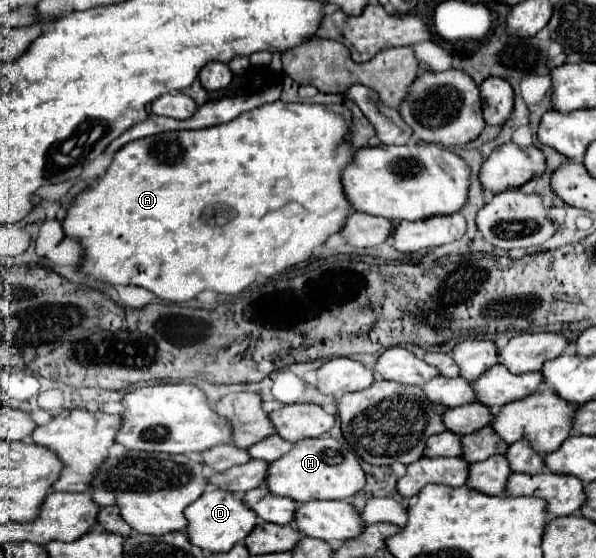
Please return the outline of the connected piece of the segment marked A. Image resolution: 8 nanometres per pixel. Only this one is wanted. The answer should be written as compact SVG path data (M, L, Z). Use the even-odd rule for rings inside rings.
M277 100L271 104L263 104L251 112L243 112L241 116L237 116L227 124L201 128L201 130L163 132L157 136L129 142L113 156L113 162L105 172L105 176L99 178L91 188L87 188L75 198L73 206L69 208L63 220L63 230L67 236L77 236L79 242L83 244L85 250L83 272L105 284L143 286L167 302L187 302L197 298L197 294L203 290L211 290L217 294L239 294L249 284L253 284L259 276L271 278L289 266L309 260L317 246L321 246L331 234L341 232L347 216L351 214L351 204L345 198L341 174L355 156L351 148L347 148L345 144L345 154L341 158L341 140L345 142L347 134L349 134L349 124L345 122L345 118L323 104Z

